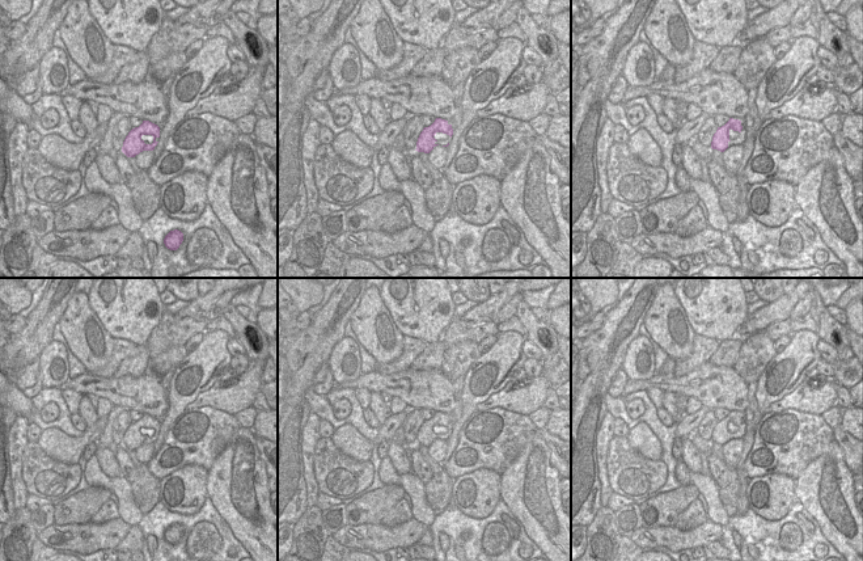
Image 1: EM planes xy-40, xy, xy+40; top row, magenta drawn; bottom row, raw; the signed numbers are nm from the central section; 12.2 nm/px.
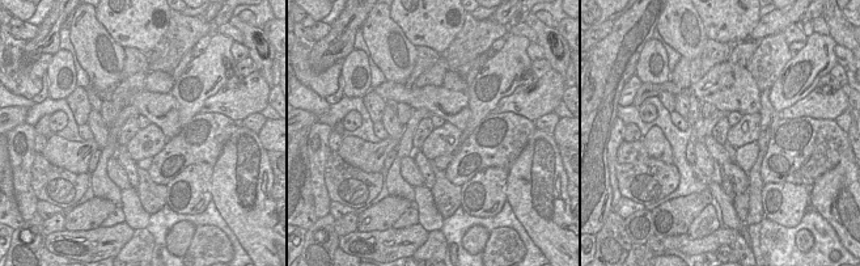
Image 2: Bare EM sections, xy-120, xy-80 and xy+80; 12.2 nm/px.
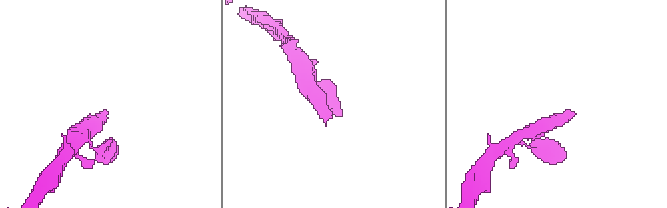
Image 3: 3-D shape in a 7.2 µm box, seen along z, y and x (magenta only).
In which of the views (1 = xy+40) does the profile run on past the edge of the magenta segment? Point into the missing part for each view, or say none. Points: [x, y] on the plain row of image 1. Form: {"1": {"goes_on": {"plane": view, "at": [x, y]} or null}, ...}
{"1": {"goes_on": {"plane": "xy+40", "at": [736, 431]}}}

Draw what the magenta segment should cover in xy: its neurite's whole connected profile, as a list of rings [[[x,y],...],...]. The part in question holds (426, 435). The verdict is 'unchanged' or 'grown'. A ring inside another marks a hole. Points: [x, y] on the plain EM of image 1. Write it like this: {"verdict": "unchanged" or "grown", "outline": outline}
{"verdict": "grown", "outline": [[[436,412],[431,419],[424,421],[420,426],[415,444],[430,447],[436,439],[448,440],[452,429],[452,416]]]}

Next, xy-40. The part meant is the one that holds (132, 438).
{"verdict": "grown", "outline": [[[143,414],[139,421],[132,422],[126,430],[122,446],[127,451],[135,451],[143,444],[153,444],[158,436],[160,421],[149,414]]]}

